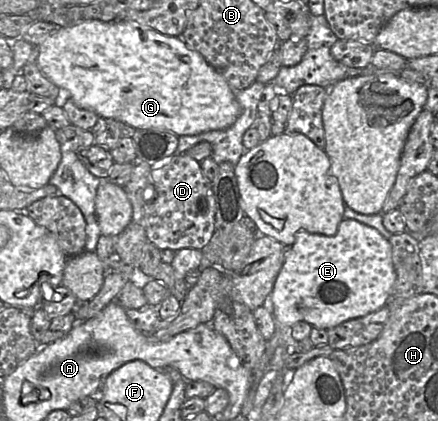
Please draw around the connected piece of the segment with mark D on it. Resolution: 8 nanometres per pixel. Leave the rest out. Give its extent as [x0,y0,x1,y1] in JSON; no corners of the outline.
[142,153,216,250]

